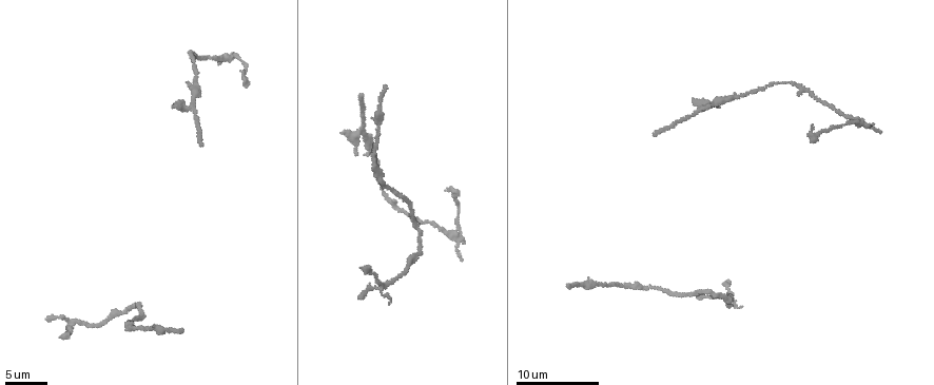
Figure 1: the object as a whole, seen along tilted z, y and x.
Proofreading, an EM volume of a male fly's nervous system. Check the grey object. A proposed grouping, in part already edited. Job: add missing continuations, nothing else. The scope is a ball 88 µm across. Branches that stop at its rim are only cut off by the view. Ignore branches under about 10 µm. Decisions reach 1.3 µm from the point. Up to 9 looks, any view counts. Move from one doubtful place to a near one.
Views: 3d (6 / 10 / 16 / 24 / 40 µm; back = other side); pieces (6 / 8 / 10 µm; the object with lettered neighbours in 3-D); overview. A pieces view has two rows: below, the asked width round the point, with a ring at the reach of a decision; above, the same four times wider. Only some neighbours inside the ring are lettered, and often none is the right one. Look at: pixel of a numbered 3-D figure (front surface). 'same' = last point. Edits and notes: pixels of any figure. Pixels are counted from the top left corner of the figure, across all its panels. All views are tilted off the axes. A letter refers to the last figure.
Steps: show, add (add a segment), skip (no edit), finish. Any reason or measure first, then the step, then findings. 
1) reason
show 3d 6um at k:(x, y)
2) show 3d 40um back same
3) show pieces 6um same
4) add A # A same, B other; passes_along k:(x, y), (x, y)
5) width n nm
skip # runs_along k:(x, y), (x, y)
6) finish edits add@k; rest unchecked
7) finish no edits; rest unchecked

an open end
show pieces 6um at 1:(360, 297)

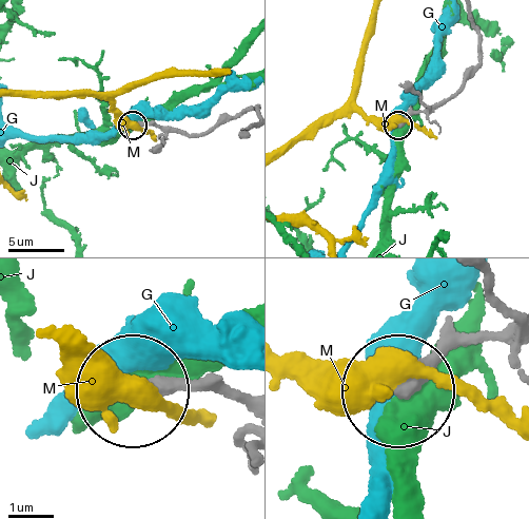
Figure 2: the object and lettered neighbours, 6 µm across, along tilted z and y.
skip # G other, J other, M other; runs_along 2:(507, 327), (426, 358), (403, 388); none of them fits

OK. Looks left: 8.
show 3d 6um at 1:(361, 268)

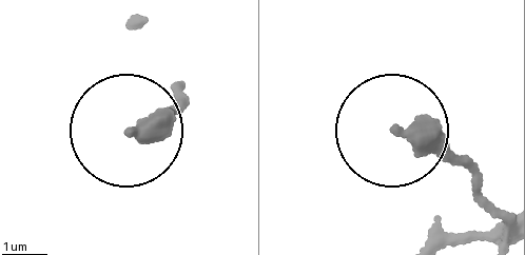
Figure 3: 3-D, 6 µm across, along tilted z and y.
see the neighbours
show pieces 6um at 3:(397, 128)

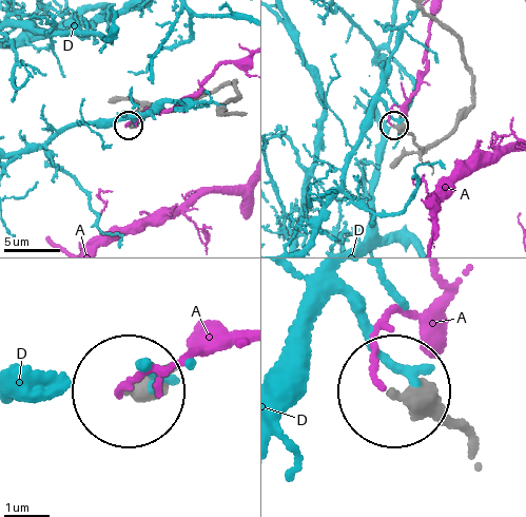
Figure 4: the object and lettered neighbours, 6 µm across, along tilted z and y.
skip # A other, D other; runs_along 4:(473, 442), (398, 393); no lettered segment goes on from it

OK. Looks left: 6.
tapers out
show 3d 10um at 1:(356, 152)

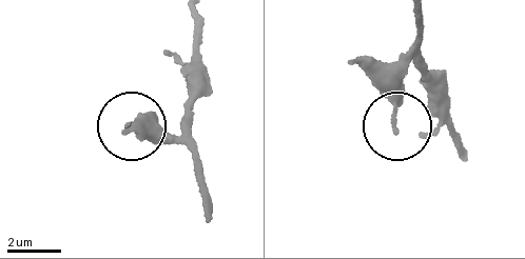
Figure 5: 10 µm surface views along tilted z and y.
show pieces 8um at 5:(395, 132)

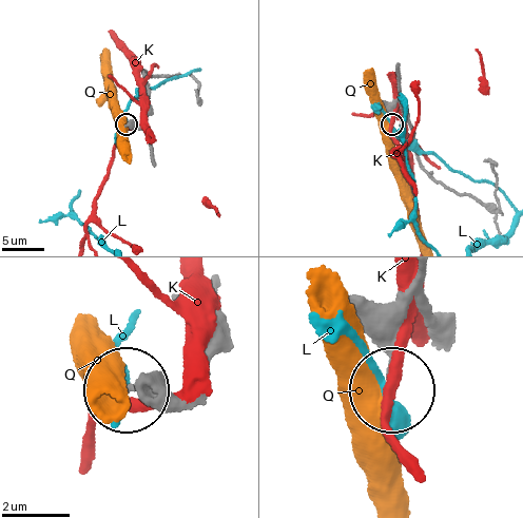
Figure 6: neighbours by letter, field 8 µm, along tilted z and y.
skip # K other, L other, Q other; runs_along 6:(179, 403), (130, 390); none of them fits

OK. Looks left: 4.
thin end
show pieces 6um at 1:(244, 72)

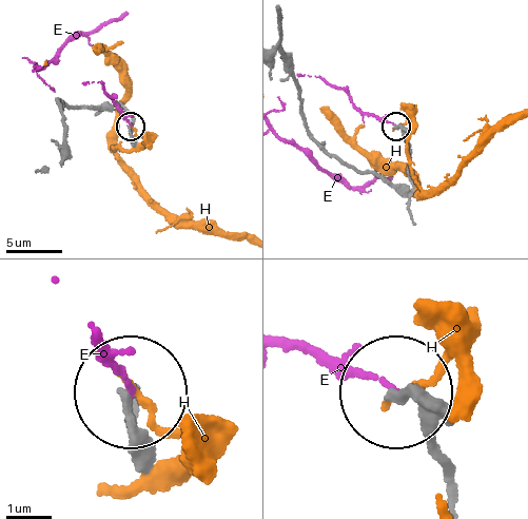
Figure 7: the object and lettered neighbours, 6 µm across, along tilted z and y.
skip # E other, H other; none of them fits

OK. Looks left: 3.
finish no edits; rest unchecked

